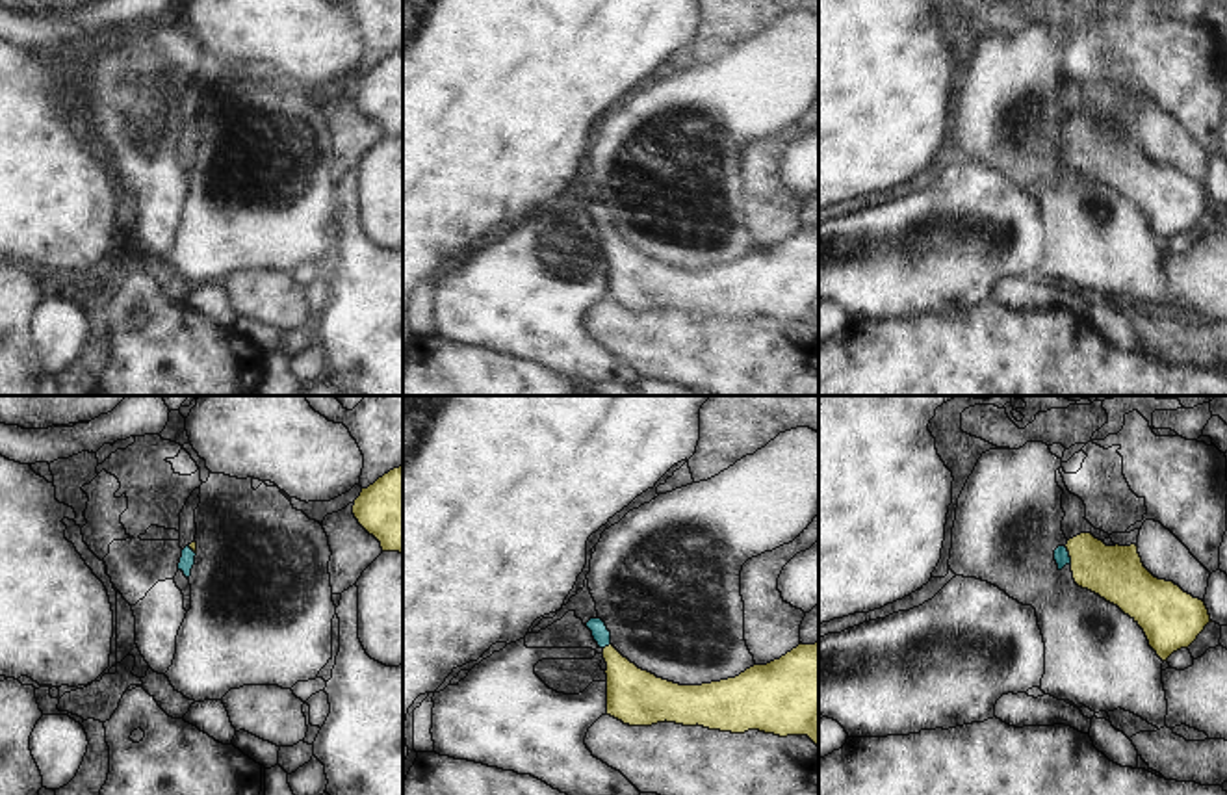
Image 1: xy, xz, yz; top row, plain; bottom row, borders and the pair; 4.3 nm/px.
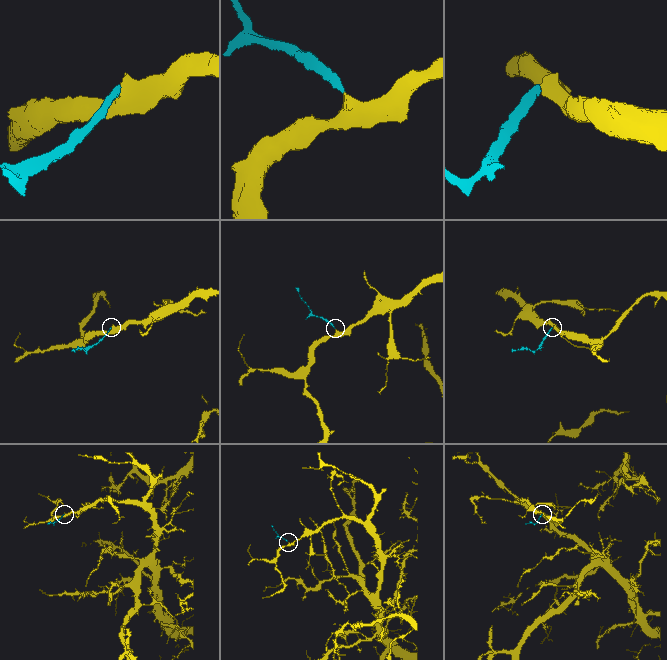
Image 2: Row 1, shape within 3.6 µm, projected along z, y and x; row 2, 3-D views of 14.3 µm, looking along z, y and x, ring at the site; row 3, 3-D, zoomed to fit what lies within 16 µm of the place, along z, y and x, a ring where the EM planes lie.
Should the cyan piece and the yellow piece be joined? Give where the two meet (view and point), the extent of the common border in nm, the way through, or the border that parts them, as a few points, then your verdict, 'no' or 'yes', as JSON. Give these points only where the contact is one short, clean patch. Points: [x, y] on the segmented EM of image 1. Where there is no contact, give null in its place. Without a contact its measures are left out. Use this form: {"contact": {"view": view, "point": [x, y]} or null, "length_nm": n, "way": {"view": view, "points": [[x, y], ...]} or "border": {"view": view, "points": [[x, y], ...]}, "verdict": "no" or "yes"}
{"contact": {"view": "yz", "point": [1068, 556]}, "length_nm": 90, "way": {"view": "yz", "points": [[1062, 558], [1068, 556], [1086, 556], [1116, 573]]}, "verdict": "yes"}

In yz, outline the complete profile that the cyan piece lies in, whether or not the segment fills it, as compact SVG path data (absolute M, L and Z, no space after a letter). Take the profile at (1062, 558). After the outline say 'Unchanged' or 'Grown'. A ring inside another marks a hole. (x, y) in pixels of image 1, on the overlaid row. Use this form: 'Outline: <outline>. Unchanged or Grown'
Outline: M1080 533L1054 550L1058 570L1071 567L1078 587L1117 606L1145 633L1162 661L1188 648L1210 620L1203 600L1173 581L1155 578L1142 563L1138 546L1106 546Z. Grown.

